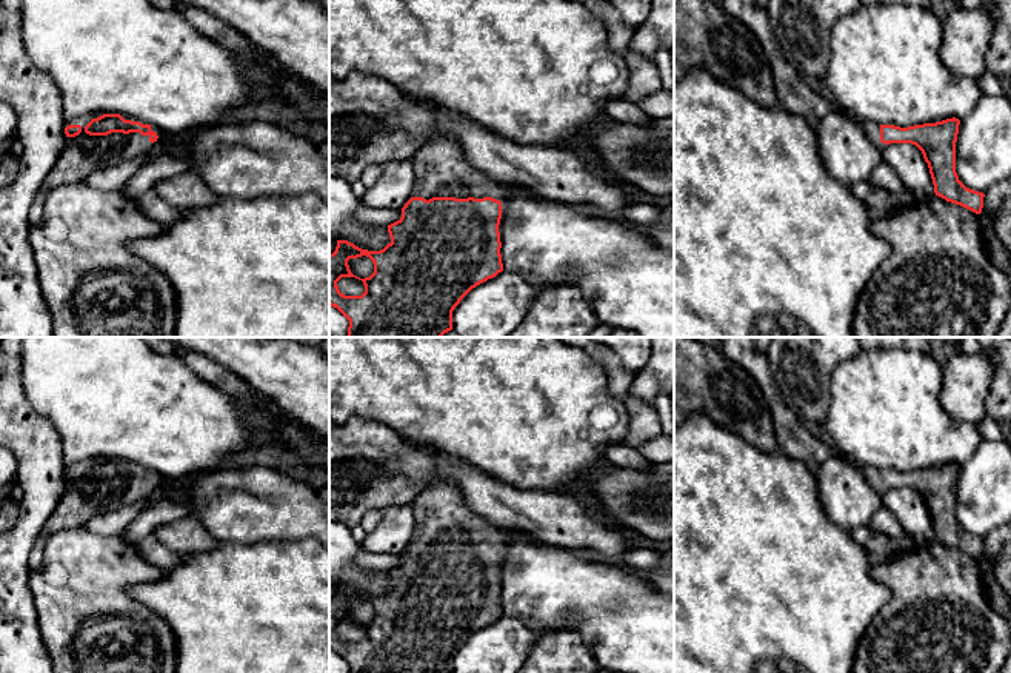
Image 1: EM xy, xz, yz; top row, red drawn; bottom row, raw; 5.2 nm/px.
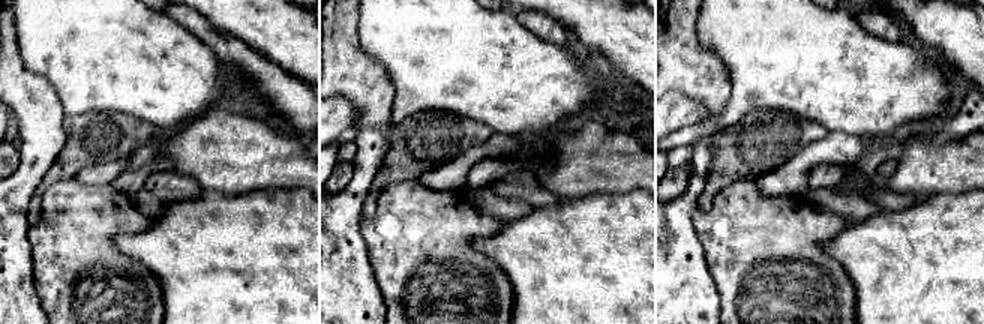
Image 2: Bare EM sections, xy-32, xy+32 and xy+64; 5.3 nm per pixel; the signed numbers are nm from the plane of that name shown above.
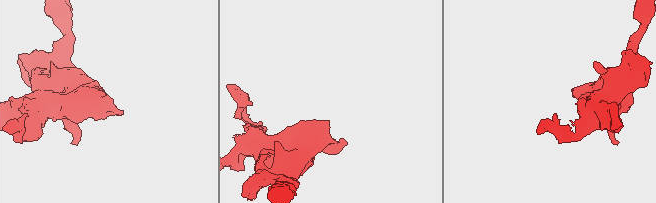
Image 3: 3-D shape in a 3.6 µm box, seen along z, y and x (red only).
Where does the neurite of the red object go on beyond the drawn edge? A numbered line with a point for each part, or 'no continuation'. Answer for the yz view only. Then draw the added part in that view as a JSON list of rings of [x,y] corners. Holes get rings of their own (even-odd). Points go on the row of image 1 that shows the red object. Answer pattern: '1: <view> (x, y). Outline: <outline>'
1: yz (794, 94). Outline: [[[720,0],[719,5],[729,15],[743,22],[760,40],[768,57],[769,71],[772,72],[779,106],[803,117],[812,128],[817,128],[822,119],[829,112],[840,111],[849,116],[863,129],[879,151],[886,146],[880,142],[879,123],[862,120],[843,109],[837,109],[826,92],[820,94],[811,89],[811,86],[799,75],[797,69],[782,54],[766,11],[759,8],[756,0]]]

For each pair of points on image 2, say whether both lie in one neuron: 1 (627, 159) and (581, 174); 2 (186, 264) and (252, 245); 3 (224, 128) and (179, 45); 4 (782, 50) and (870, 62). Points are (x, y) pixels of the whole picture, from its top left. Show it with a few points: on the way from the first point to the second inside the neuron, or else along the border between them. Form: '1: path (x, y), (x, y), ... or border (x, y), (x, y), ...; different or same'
1: path (615, 162), (593, 162); same
2: path (203, 263), (236, 261); same
3: border (213, 104), (182, 126); different
4: path (804, 59), (810, 62), (848, 62); same

